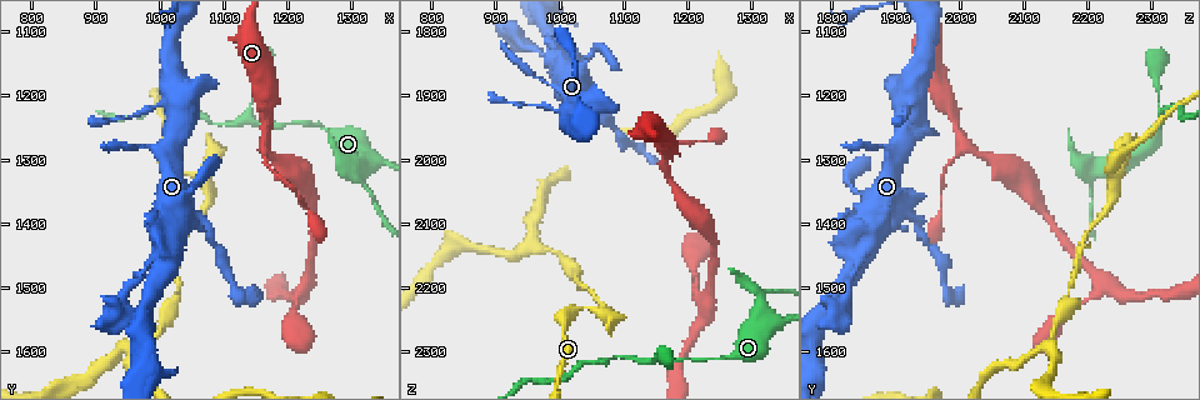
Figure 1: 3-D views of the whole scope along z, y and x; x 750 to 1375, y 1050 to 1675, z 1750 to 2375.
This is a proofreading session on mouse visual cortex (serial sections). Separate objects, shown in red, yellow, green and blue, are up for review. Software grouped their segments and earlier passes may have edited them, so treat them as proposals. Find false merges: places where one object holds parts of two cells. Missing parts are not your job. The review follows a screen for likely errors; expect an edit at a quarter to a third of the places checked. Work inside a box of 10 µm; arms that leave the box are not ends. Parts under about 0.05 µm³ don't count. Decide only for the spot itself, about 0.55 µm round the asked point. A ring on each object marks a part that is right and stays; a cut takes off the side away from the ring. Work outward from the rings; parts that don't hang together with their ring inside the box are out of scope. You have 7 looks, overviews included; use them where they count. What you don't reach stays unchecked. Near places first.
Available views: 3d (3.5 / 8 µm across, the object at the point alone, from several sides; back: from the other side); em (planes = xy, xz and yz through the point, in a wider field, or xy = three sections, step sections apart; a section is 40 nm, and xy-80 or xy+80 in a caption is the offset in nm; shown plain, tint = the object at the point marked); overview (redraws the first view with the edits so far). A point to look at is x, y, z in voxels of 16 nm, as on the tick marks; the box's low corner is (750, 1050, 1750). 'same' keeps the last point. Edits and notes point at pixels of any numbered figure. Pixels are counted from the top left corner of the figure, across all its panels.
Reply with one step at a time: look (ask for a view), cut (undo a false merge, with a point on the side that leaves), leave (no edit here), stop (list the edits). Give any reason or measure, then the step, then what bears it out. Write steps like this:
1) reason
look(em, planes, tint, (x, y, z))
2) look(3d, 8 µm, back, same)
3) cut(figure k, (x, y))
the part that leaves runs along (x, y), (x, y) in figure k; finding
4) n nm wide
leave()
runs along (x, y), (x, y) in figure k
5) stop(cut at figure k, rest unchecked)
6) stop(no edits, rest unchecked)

side arm on a straight run
look(3d, 3.5 µm, (1140, 1235, 2320))

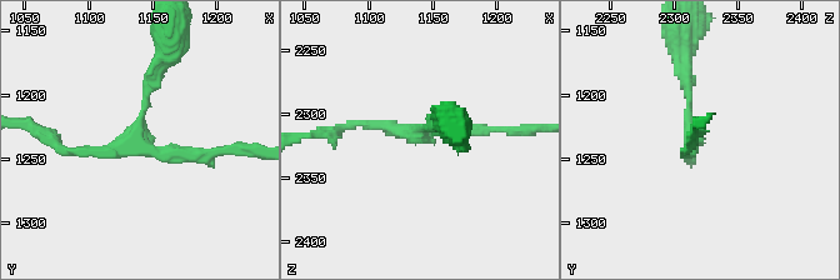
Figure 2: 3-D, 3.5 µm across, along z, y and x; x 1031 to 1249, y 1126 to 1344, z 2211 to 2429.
3 arms; arms of 100, 150, 150 nm; need the tissue
look(em, xy, step 1, tint, (1140, 1238, 2314))

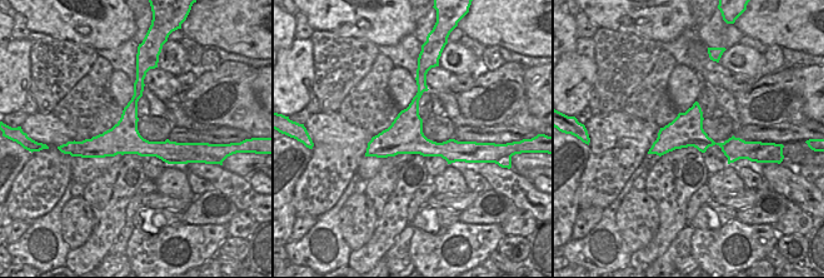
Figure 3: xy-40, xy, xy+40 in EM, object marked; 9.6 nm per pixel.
leave()
runs along (218, 150), (138, 143), (156, 66) in figure 2; all the same cell

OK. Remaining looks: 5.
abrupt turn
look(3d, 3.5 µm, (1060, 1320, 2240))

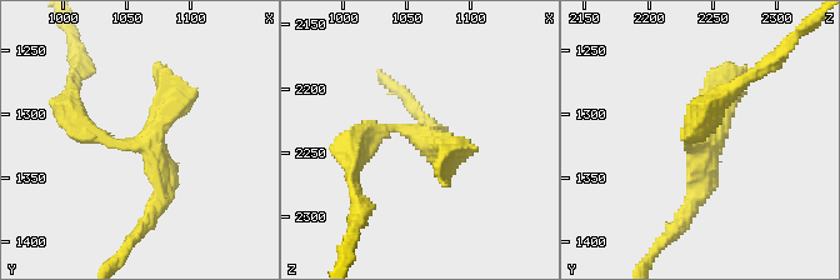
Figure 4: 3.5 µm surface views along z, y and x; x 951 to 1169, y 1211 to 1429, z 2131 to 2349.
3 arms; arms of 200, 300, 300 nm
look(em, planes, tint, (1062, 1326, 2236))

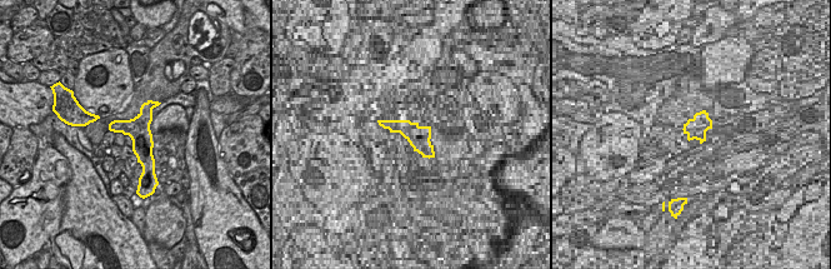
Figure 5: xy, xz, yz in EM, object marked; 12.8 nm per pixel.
leave()
runs along (701, 119), (685, 218) in figure 4; continuous, no second cell

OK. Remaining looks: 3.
sharp bend
look(3d, 8 µm, (995, 1450, 1840))

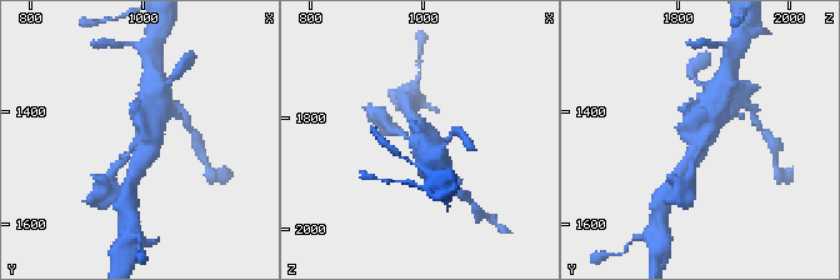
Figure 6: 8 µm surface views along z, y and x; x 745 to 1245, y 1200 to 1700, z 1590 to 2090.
4 arms; arms of 150, 250, 400, 700 nm
look(em, xy, step 5, tint, same)

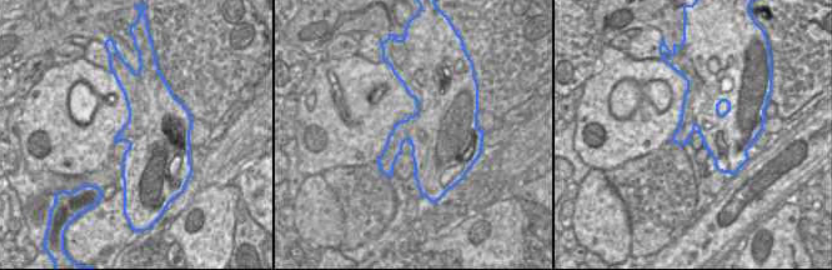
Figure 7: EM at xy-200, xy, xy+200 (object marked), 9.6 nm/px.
cut(figure 6, (395, 130))
the part that leaves runs along (133, 145), (108, 181) in figure 6; two cells meet here

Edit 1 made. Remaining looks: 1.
stop(cut at figure 6, rest unchecked)

